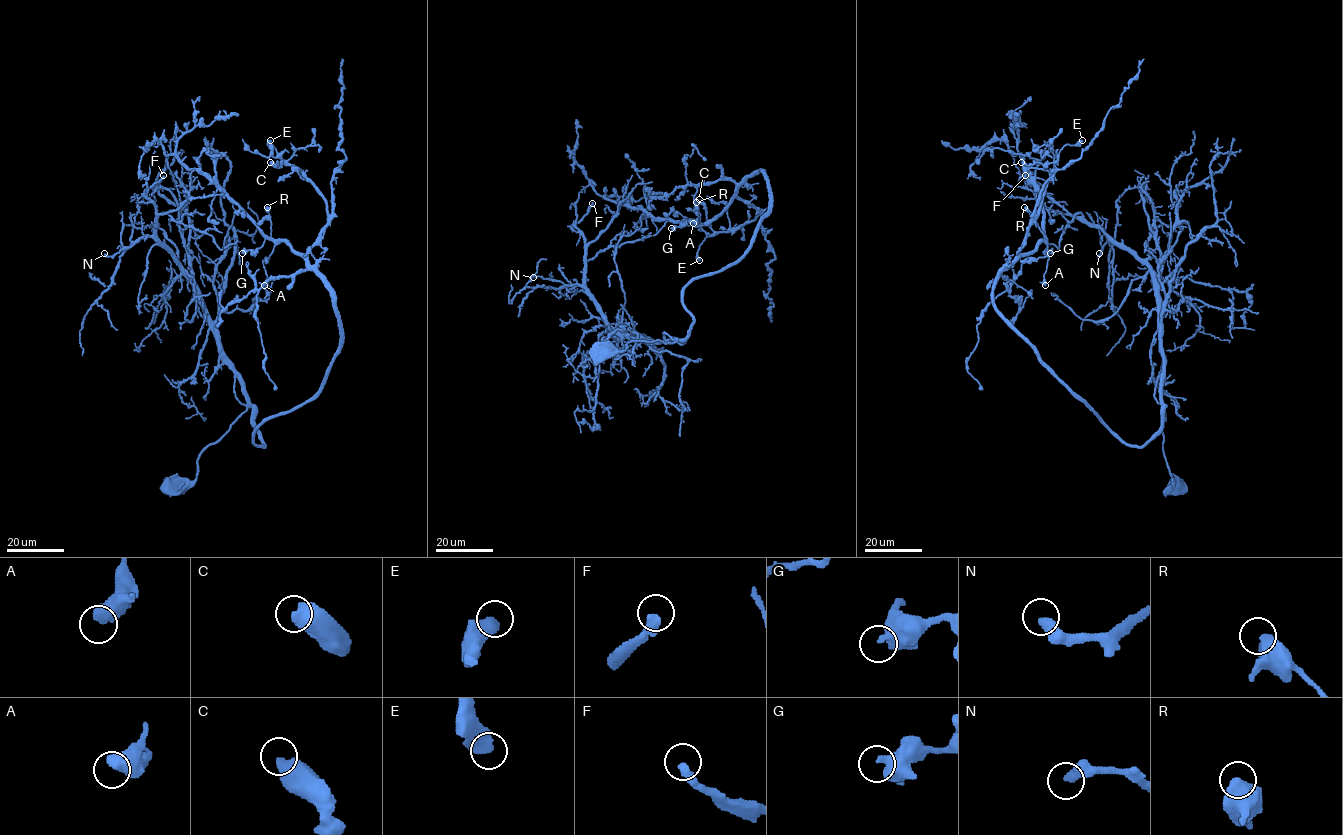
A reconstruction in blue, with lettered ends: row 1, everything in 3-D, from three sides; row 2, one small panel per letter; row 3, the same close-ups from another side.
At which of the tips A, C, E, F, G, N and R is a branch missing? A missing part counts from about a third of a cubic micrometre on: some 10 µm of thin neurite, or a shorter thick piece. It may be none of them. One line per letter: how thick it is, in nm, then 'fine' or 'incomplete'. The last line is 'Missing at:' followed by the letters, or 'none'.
A: 600 nm | fine
C: 550 nm | fine
E: 550 nm | fine
F: 360 nm | incomplete
G: 500 nm | fine
N: 420 nm | fine
R: 650 nm | fine
Missing at: F

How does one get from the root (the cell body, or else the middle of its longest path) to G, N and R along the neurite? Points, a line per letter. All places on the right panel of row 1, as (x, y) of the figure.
G: (1174, 484), (1164, 407), (1163, 425), (1143, 446), (1125, 443), (996, 308), (999, 274), (1046, 238), (1050, 253)
N: (1174, 484), (1177, 481), (1172, 477), (1163, 451), (1159, 282), (1144, 264), (1110, 238), (1099, 253)
R: (1174, 484), (1164, 407), (1163, 425), (1143, 446), (1125, 443), (996, 308), (999, 274), (1045, 239), (1024, 207)

